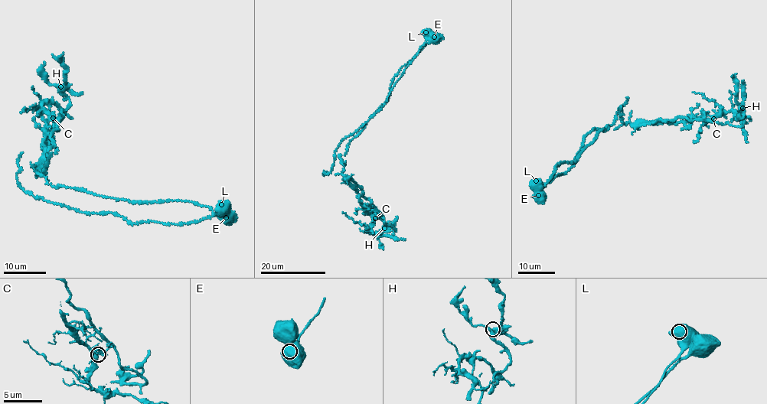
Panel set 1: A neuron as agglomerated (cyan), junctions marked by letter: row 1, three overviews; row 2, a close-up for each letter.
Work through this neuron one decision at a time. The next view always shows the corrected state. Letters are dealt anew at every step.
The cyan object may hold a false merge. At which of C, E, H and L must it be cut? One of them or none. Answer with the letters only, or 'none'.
E

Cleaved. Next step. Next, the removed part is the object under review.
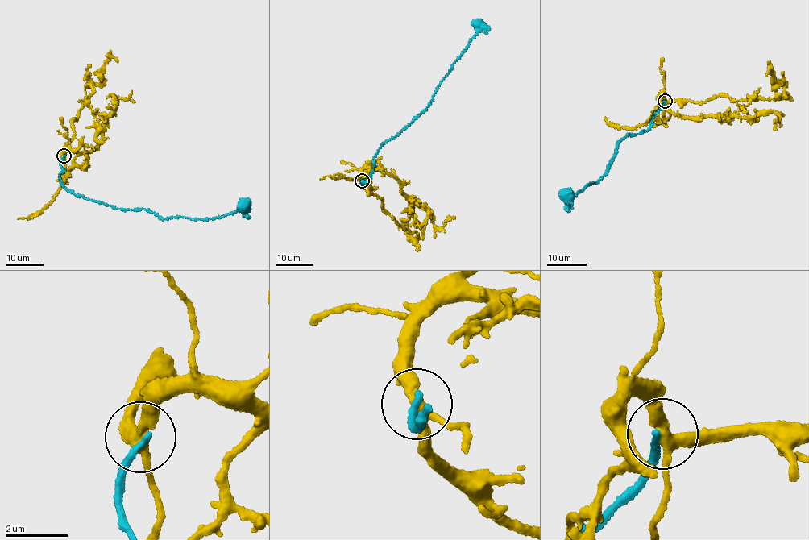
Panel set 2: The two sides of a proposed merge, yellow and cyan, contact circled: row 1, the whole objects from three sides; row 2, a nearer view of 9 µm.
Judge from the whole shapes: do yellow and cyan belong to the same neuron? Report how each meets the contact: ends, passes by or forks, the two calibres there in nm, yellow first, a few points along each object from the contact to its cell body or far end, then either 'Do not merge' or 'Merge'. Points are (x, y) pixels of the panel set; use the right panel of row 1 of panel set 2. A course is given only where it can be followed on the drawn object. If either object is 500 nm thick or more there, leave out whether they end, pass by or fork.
At the ring yellow forks. At the ring cyan ends. Thickness 360 nm (yellow) against 240 nm. Course of yellow: (665, 101), (699, 104), (720, 95), (743, 101), (786, 97), (776, 93), (779, 83), (773, 79), (769, 61). Course of cyan: (664, 101), (649, 128), (634, 135), (625, 134), (617, 144), (604, 176), (570, 197), (569, 211). Merge

